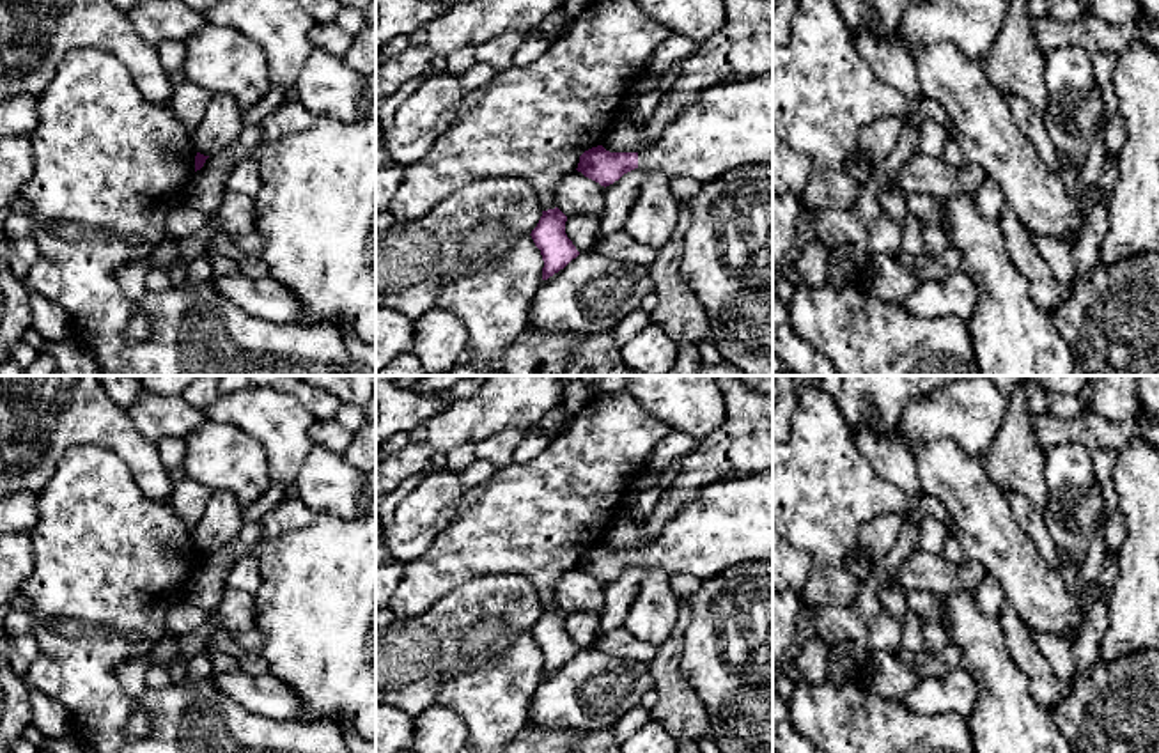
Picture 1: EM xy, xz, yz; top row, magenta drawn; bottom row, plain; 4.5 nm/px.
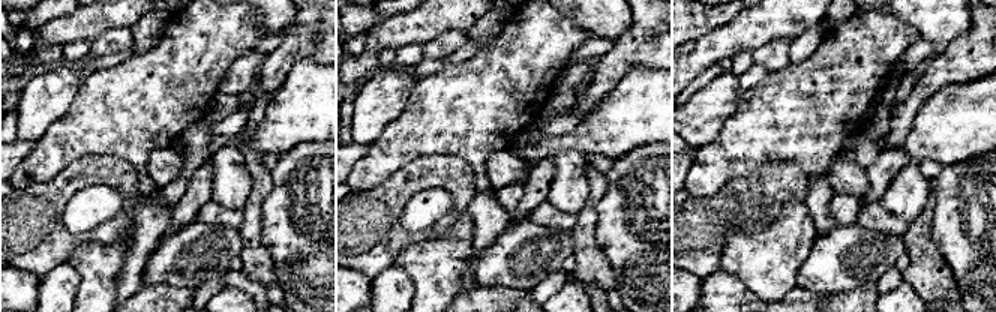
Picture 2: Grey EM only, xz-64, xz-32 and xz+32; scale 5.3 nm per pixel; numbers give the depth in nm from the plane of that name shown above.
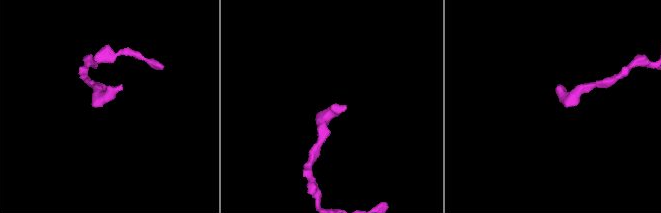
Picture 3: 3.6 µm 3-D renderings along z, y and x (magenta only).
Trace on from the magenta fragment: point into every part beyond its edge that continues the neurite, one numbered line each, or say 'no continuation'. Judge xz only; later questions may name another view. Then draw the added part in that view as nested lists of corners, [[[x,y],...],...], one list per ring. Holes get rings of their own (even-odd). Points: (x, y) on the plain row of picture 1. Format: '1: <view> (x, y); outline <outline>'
1: xz (729, 523); outline [[[773,470],[716,480],[673,516],[652,544],[638,547],[640,567],[691,574],[700,581],[751,562],[773,563]]]

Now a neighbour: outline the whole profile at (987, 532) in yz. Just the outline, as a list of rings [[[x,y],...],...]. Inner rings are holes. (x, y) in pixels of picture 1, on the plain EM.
[[[943,438],[920,445],[913,454],[920,485],[925,494],[939,498],[957,528],[957,540],[968,560],[984,565],[994,576],[1023,622],[1035,633],[1049,633],[1074,643],[1085,615],[1076,594],[1053,571],[1033,540],[1024,533],[1012,516],[1005,491],[987,475],[980,457],[968,457],[952,439]]]

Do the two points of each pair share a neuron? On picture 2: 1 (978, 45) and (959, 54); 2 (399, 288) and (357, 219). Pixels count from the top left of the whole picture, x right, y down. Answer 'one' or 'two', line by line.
1: one
2: two

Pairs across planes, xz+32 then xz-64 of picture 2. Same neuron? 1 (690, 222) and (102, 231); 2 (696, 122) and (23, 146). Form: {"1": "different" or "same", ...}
{"1": "same", "2": "different"}

